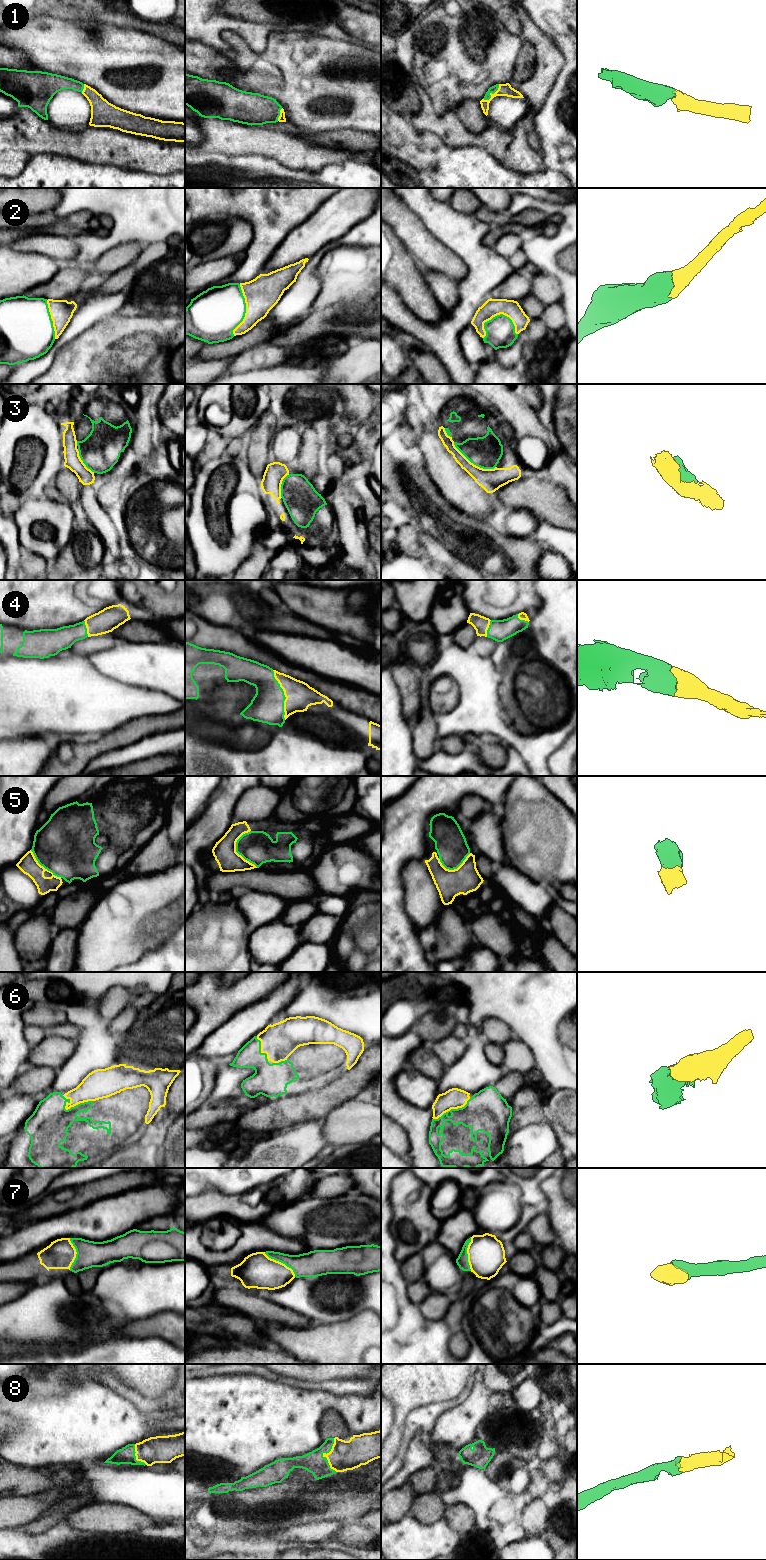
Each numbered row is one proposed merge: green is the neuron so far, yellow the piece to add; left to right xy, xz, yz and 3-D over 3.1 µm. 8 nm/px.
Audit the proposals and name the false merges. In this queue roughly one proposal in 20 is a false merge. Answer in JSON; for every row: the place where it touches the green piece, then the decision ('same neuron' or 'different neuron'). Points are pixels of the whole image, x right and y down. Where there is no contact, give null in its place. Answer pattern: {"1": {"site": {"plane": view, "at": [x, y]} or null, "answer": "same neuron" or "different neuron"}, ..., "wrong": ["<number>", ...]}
{"1": {"site": {"plane": "yz", "at": [492, 93]}, "answer": "same neuron"}, "2": {"site": {"plane": "yz", "at": [504, 315]}, "answer": "same neuron"}, "3": {"site": {"plane": "yz", "at": [473, 463]}, "answer": "same neuron"}, "4": {"site": {"plane": "xz", "at": [284, 695]}, "answer": "same neuron"}, "5": {"site": {"plane": "xz", "at": [236, 850]}, "answer": "same neuron"}, "6": {"site": {"plane": "xy", "at": [71, 1107]}, "answer": "same neuron"}, "7": {"site": {"plane": "xz", "at": [281, 1262]}, "answer": "same neuron"}, "8": {"site": {"plane": "xz", "at": [322, 1454]}, "answer": "same neuron"}, "wrong": []}

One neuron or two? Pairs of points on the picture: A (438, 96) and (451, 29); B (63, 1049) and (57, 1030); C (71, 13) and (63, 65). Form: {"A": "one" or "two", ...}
{"A": "one", "B": "two", "C": "two"}

